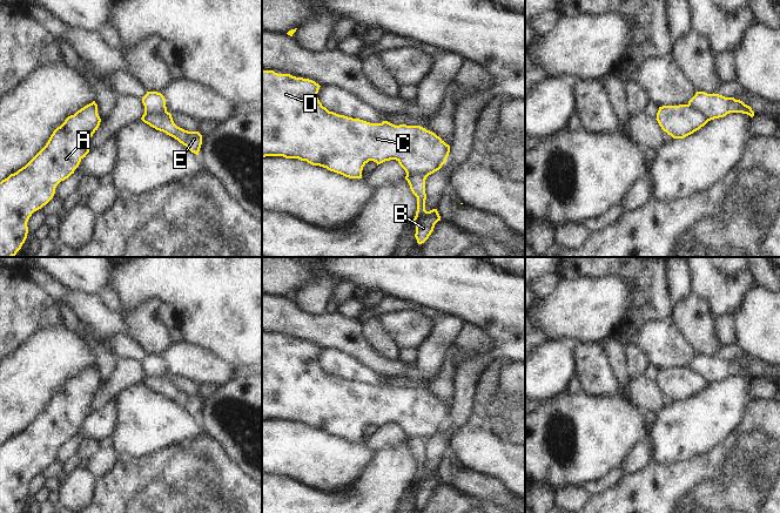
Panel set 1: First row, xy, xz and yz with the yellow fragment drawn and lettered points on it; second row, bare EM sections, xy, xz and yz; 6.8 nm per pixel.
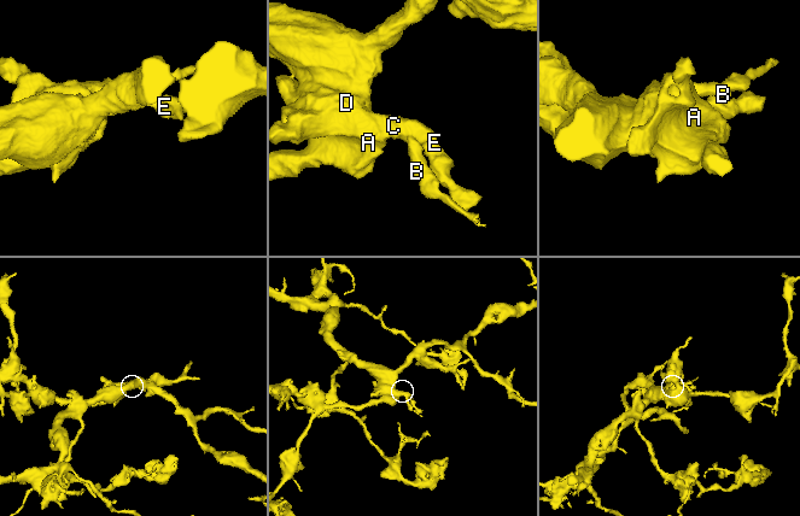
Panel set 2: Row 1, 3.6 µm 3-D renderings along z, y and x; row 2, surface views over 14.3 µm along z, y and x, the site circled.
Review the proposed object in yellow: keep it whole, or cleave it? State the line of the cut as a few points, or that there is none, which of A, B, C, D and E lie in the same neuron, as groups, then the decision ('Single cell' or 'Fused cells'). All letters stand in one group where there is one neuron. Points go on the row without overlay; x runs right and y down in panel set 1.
Split along xy (166, 372), (154, 377), (145, 377). Groups: A C D E / B. Fused cells.

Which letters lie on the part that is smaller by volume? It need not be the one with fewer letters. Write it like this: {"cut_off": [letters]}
{"cut_off": ["B"]}

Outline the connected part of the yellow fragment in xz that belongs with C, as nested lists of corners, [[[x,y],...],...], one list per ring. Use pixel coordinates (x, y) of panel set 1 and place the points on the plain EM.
[[[262,332],[262,421],[265,419],[298,421],[349,441],[362,441],[363,430],[369,424],[374,424],[378,428],[385,424],[396,423],[406,438],[418,436],[426,440],[439,433],[446,425],[450,409],[435,396],[421,389],[395,389],[388,384],[370,386],[329,374],[317,360],[320,350],[318,346],[309,342]]]

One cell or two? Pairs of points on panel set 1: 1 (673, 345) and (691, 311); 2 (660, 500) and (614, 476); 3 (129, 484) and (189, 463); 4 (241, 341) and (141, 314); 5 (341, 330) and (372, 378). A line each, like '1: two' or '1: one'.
1: two
2: two
3: one
4: two
5: two

